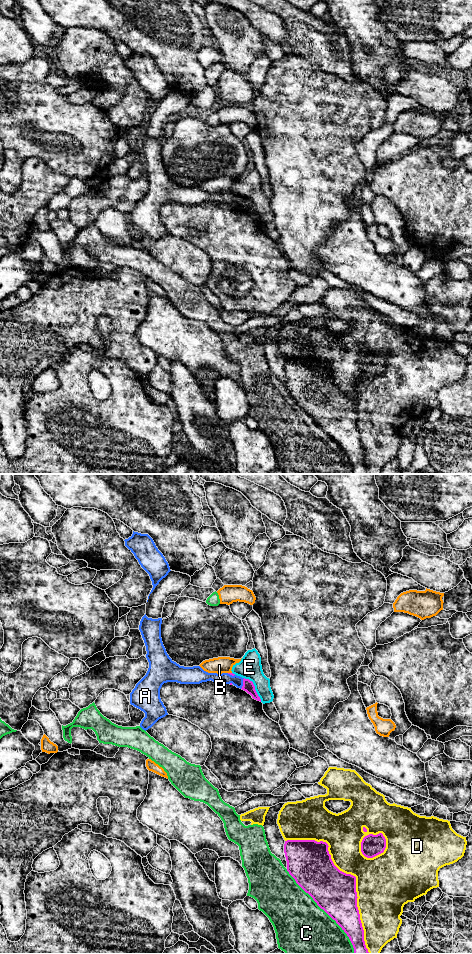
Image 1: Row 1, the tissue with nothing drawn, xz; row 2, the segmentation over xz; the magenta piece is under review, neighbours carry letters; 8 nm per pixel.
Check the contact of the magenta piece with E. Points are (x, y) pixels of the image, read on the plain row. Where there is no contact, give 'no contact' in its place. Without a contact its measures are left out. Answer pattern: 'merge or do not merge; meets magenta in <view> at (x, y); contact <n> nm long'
do not merge; meets magenta in xz at (254, 208); contact 240 nm long

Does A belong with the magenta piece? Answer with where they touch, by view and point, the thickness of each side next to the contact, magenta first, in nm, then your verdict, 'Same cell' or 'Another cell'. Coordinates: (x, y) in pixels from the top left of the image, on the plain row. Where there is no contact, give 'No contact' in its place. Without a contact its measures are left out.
Touches magenta at xz (243, 203). Thickness 90 nm (magenta) against 90 nm. Another cell

